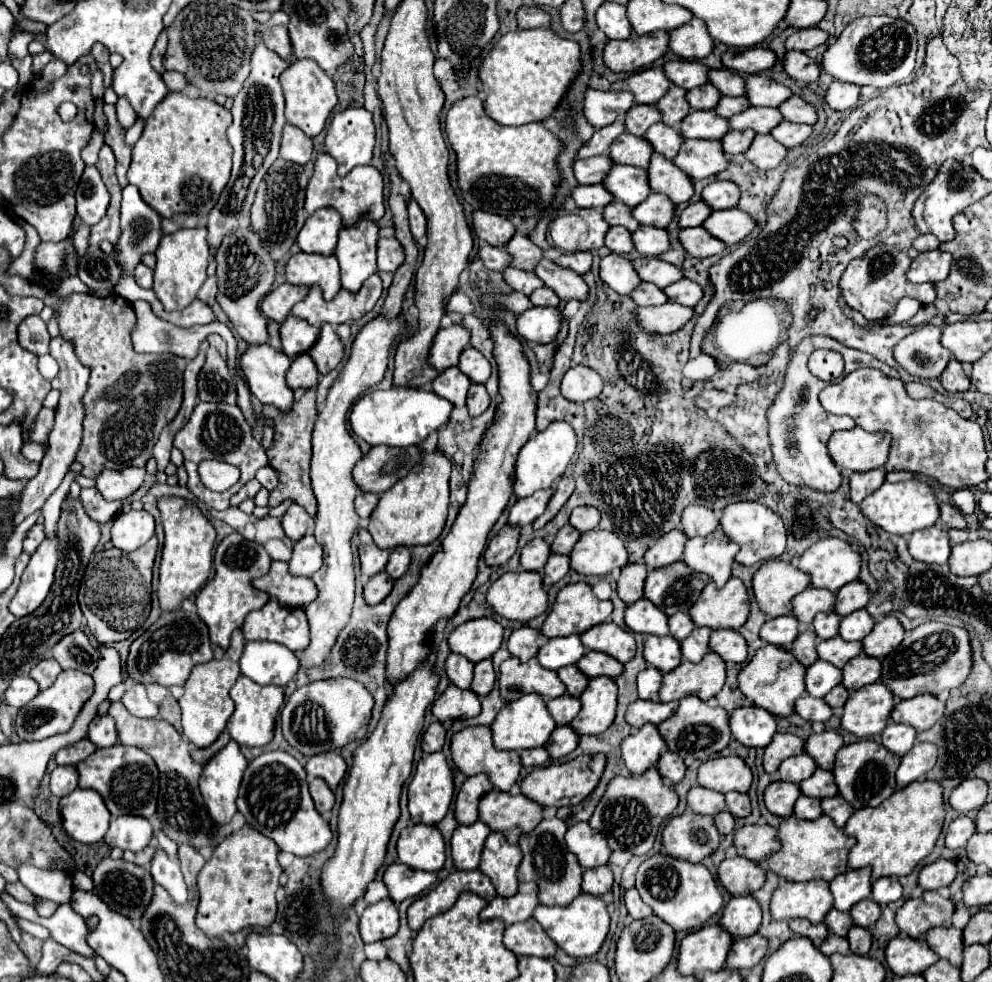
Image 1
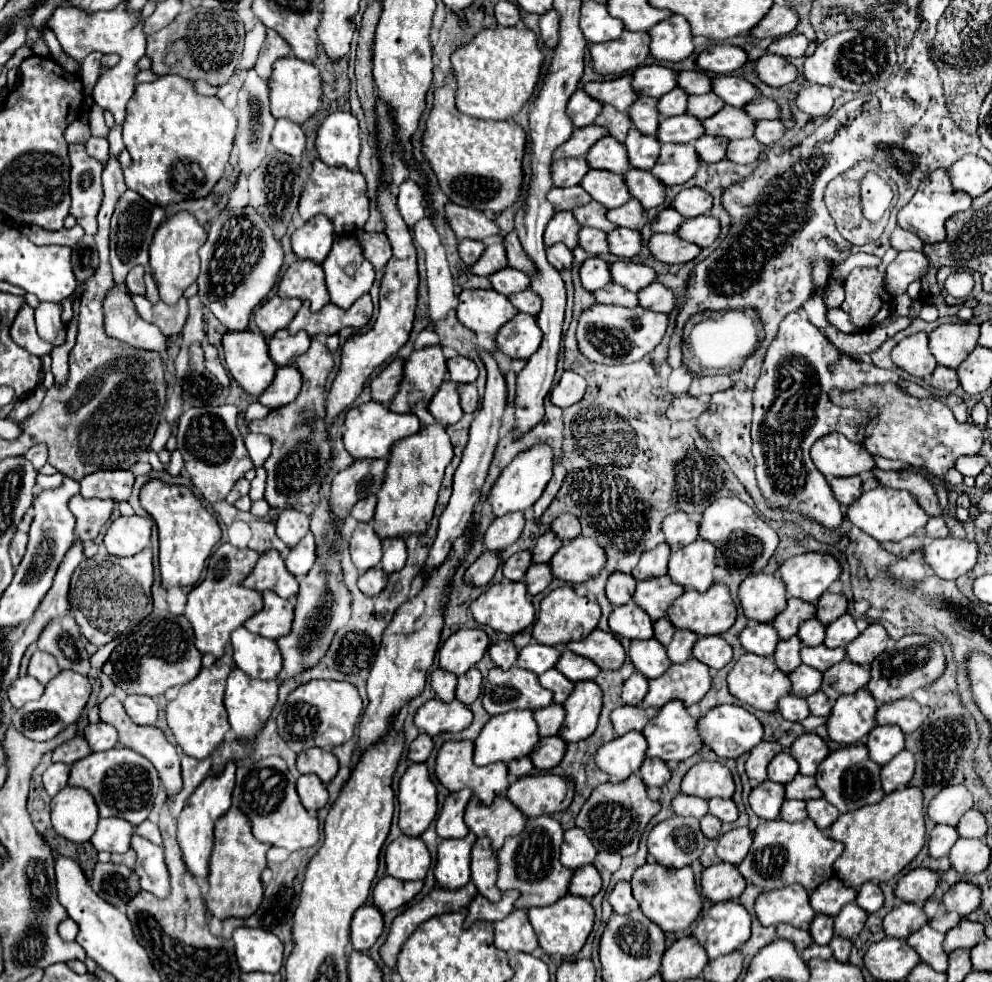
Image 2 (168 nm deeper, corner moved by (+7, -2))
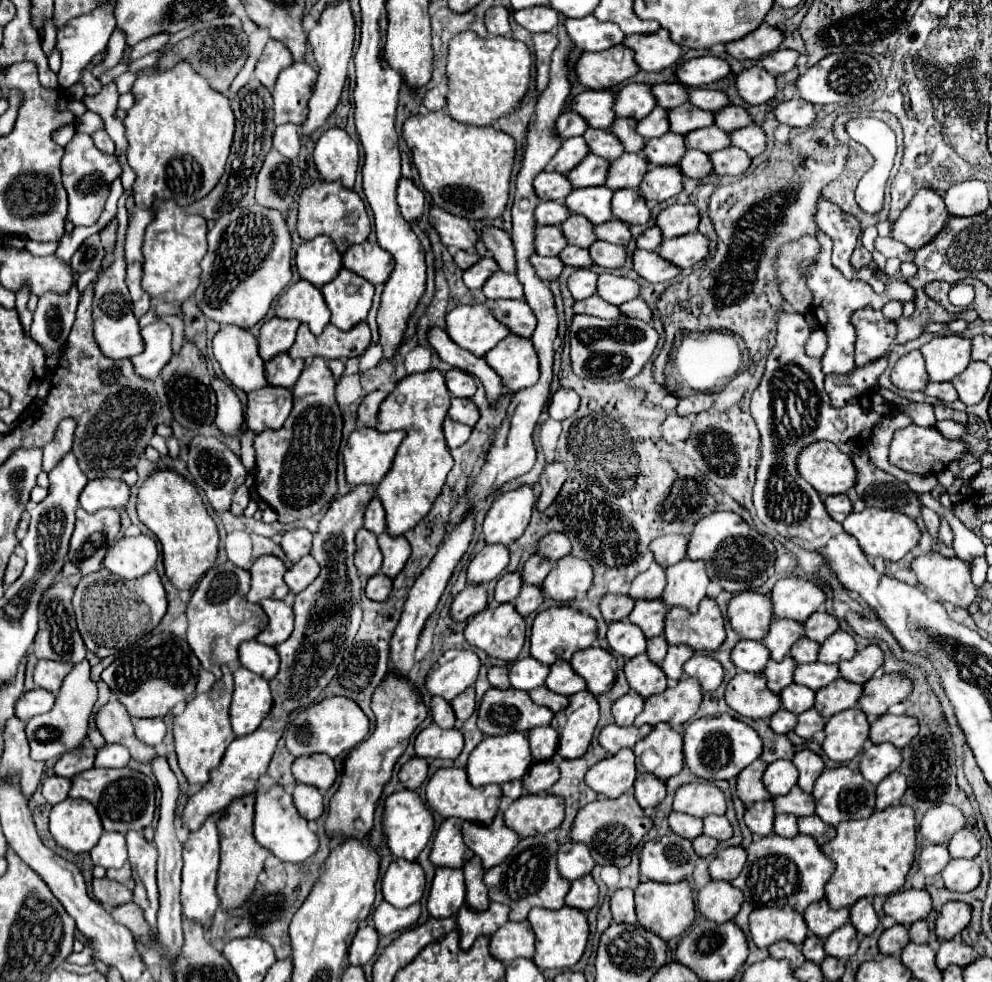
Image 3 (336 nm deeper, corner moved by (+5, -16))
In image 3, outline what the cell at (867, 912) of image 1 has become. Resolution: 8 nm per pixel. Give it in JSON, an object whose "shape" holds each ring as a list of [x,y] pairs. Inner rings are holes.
{"shape":[[[849,922],[845,926],[837,928],[829,938],[825,938],[823,948],[825,948],[827,956],[839,958],[839,960],[849,960],[859,948],[859,940],[857,940],[855,928],[851,928]]]}

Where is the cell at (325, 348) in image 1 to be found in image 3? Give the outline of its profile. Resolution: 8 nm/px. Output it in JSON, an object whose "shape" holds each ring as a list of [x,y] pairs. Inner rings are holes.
{"shape":[[[313,358],[307,362],[305,370],[301,372],[297,384],[291,388],[293,394],[293,410],[279,430],[261,432],[253,440],[255,448],[255,490],[275,512],[281,524],[291,524],[303,518],[317,514],[325,508],[337,494],[337,452],[341,444],[341,430],[343,430],[343,416],[335,400],[335,378],[327,366],[327,360]]]}

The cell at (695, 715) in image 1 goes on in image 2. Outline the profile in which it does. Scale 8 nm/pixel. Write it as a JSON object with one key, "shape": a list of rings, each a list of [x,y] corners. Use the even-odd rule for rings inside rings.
{"shape":[[[671,700],[643,730],[649,744],[647,756],[657,756],[667,762],[691,758],[703,748],[697,724],[699,718],[691,716],[681,700]]]}

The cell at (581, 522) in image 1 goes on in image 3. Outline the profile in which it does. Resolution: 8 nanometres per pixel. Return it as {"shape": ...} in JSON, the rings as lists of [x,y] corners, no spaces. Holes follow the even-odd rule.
{"shape":[[[547,534],[539,540],[539,546],[537,546],[537,554],[551,560],[551,562],[557,562],[559,558],[567,556],[571,552],[571,542],[567,540],[567,536],[563,534]]]}

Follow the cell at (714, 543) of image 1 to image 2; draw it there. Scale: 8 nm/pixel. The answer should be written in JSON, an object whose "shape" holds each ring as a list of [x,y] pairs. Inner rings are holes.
{"shape":[[[697,538],[693,544],[671,554],[667,574],[685,588],[693,586],[697,592],[707,592],[713,584],[713,570],[717,566],[715,554],[717,550],[709,540]]]}

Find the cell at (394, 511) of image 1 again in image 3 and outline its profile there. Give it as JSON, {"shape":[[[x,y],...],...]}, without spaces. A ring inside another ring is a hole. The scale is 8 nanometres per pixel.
{"shape":[[[427,370],[415,376],[405,376],[379,408],[376,427],[379,431],[407,432],[399,444],[391,472],[377,486],[377,494],[387,512],[387,532],[391,536],[405,534],[407,528],[413,528],[423,516],[427,516],[445,484],[447,472],[453,464],[443,436],[443,420],[447,416],[449,402],[451,394],[445,386],[443,374],[439,370]]]}

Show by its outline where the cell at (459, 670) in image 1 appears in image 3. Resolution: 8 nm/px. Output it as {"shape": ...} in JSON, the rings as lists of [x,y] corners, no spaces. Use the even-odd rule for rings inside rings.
{"shape":[[[433,696],[429,708],[431,708],[433,722],[435,722],[437,726],[441,726],[441,728],[453,728],[453,726],[455,726],[457,718],[455,718],[453,708],[451,708],[451,704],[449,704],[447,700],[443,700],[443,698],[439,698],[439,696]]]}

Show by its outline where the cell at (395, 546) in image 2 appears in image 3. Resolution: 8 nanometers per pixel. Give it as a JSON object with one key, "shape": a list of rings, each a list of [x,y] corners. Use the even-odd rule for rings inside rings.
{"shape":[[[387,532],[379,534],[377,540],[379,540],[379,548],[383,552],[381,570],[383,570],[383,574],[395,578],[403,570],[407,558],[409,558],[409,552],[411,552],[409,542],[405,536],[389,536]]]}

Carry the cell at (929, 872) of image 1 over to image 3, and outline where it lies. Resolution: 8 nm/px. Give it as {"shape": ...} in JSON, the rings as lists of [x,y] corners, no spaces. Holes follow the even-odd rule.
{"shape":[[[903,890],[887,898],[883,912],[891,916],[897,924],[911,926],[917,920],[925,920],[931,910],[931,896],[925,890]]]}

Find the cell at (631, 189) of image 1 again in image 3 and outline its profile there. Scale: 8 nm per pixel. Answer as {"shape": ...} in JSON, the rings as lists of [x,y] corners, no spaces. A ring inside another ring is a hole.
{"shape":[[[607,186],[581,188],[565,198],[565,206],[573,214],[585,216],[591,224],[603,224],[611,220],[611,196],[613,192]]]}

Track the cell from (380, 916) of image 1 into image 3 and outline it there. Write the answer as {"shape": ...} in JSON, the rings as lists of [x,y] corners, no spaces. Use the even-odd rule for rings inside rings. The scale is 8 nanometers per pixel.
{"shape":[[[363,924],[357,930],[357,934],[353,938],[353,944],[349,948],[349,962],[353,966],[367,964],[377,952],[377,940],[379,940],[379,934],[373,930],[373,926]]]}

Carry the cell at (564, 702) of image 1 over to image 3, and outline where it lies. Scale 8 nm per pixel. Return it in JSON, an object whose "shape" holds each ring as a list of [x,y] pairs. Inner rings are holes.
{"shape":[[[539,726],[535,730],[529,730],[529,748],[535,762],[551,760],[551,756],[557,750],[557,732],[551,726]]]}

